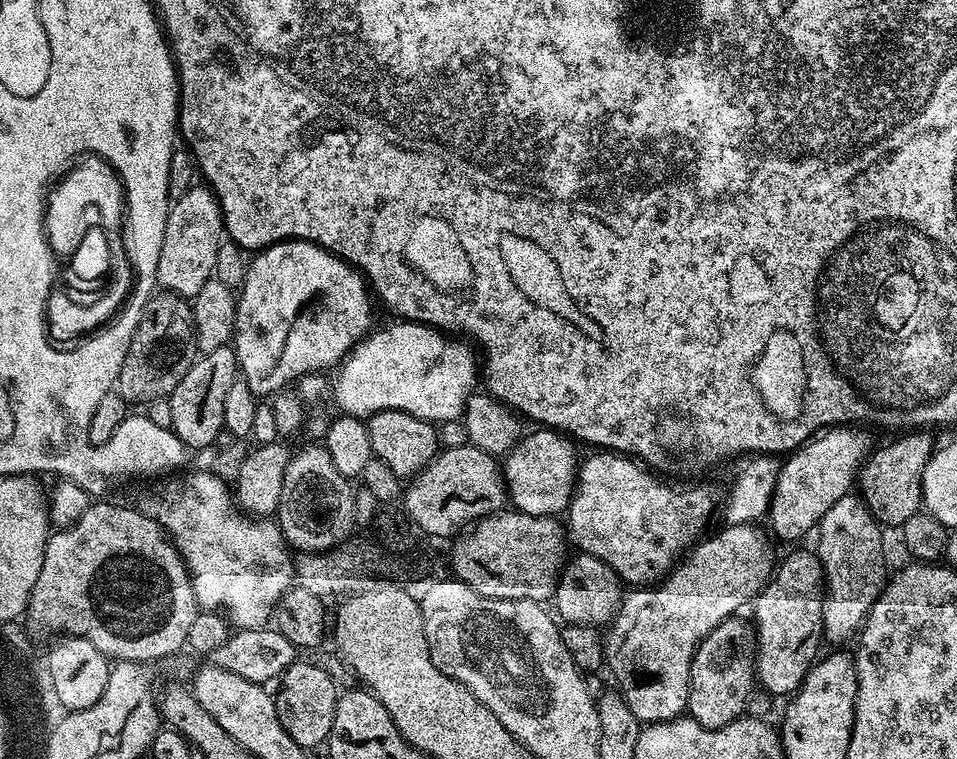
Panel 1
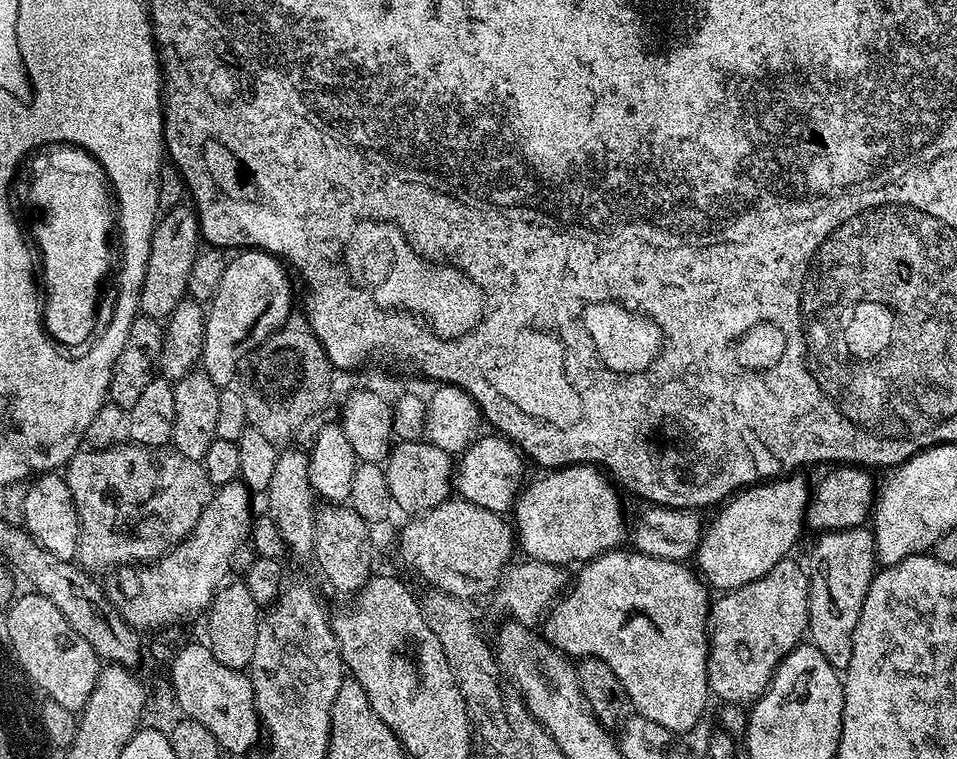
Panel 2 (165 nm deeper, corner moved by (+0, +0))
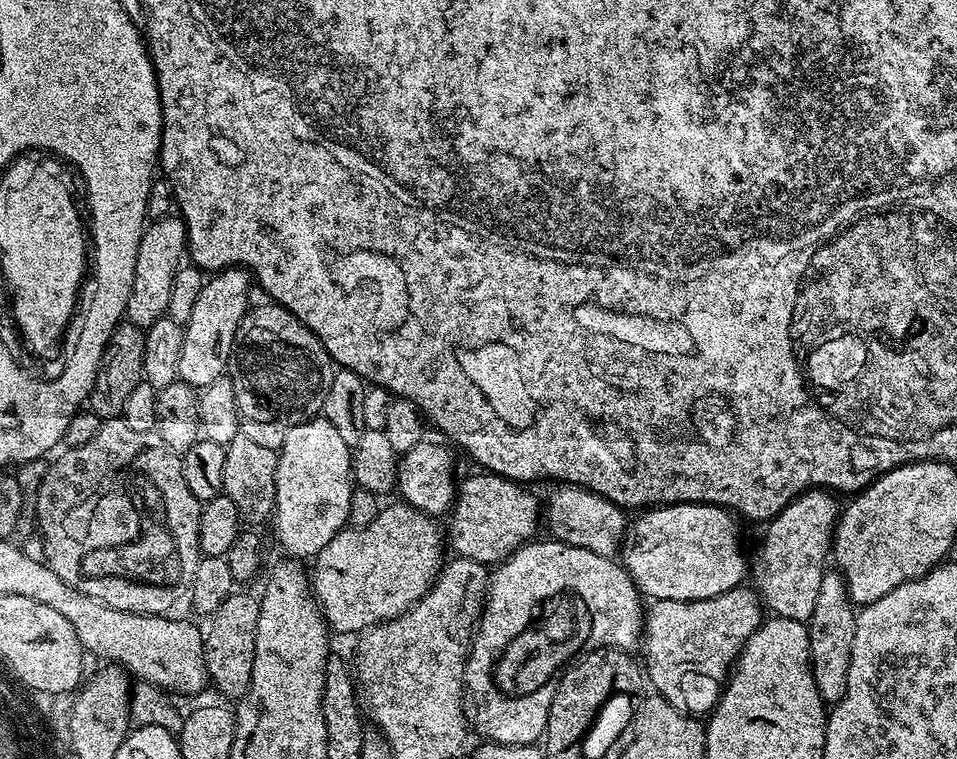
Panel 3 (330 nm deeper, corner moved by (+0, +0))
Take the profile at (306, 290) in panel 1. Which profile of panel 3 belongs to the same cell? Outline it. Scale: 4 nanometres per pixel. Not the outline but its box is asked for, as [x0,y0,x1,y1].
[176,268,250,390]

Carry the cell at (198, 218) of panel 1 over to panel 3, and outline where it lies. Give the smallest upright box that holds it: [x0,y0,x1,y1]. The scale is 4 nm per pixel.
[126,214,188,330]

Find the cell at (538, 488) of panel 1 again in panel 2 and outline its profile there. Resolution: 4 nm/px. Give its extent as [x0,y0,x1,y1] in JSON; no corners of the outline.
[454,435,525,513]

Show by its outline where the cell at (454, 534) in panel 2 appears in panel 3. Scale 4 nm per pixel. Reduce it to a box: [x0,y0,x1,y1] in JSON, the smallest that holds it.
[310,502,446,633]

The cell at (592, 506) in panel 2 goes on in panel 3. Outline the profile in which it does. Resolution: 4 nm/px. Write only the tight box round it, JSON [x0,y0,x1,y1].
[446,474,542,566]

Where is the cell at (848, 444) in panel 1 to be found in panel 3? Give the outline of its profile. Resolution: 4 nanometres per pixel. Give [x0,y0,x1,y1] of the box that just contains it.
[622,504,750,600]

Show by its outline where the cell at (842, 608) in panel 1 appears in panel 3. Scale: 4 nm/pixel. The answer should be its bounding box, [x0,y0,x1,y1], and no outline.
[808,571,856,704]

